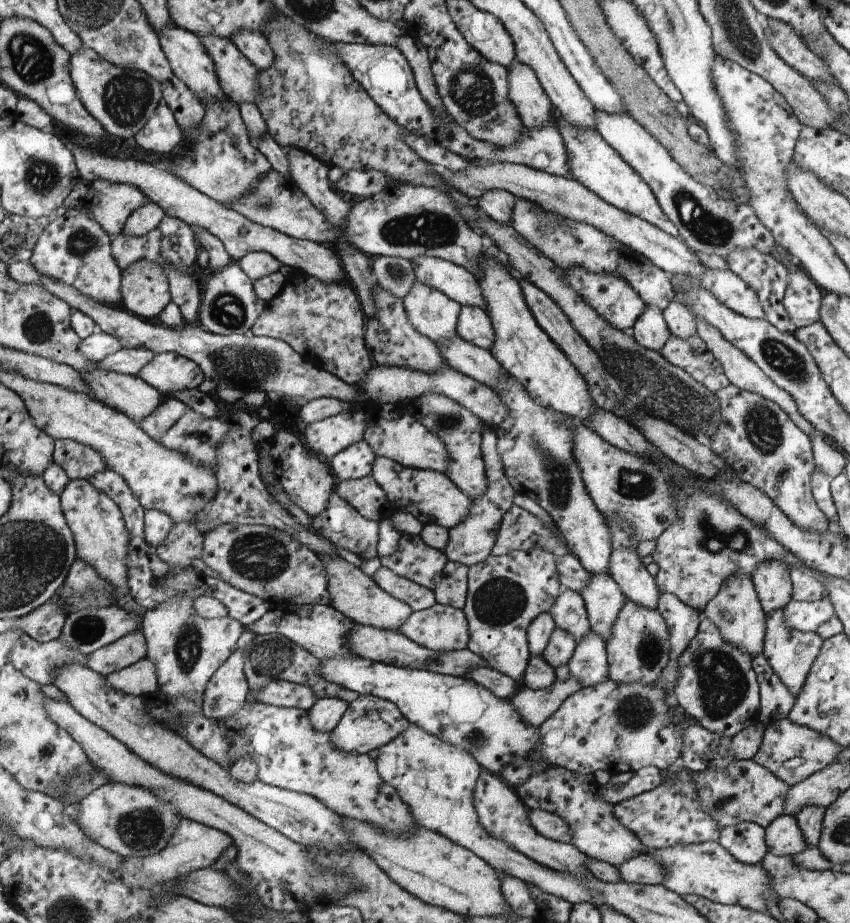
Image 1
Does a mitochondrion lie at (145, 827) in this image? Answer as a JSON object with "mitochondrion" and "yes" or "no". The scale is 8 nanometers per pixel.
{"mitochondrion":"yes"}

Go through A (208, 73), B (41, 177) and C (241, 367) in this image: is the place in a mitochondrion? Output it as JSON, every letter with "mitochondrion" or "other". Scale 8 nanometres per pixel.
{"A":"other","B":"mitochondrion","C":"mitochondrion"}

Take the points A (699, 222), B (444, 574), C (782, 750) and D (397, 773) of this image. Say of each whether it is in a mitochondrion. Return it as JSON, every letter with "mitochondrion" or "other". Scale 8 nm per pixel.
{"A":"mitochondrion","B":"other","C":"other","D":"other"}

